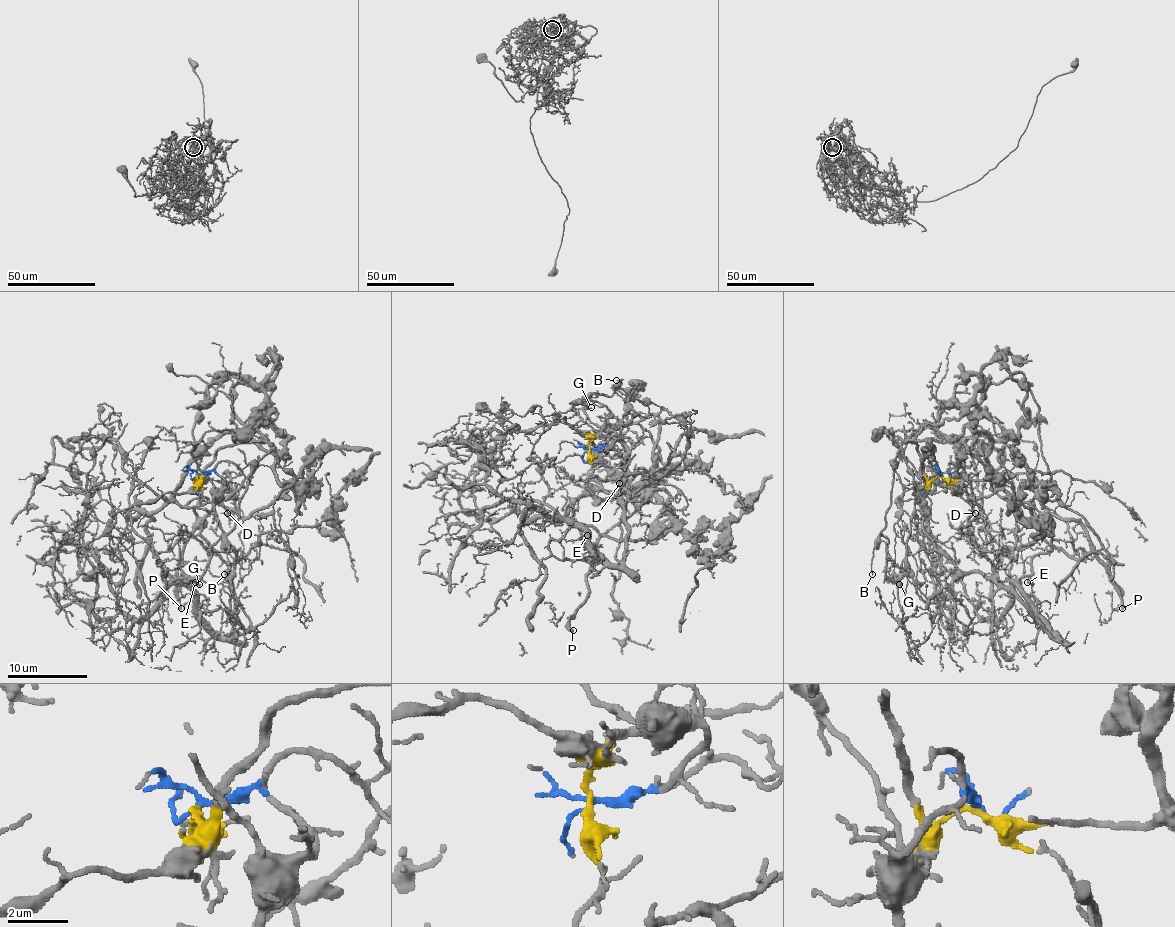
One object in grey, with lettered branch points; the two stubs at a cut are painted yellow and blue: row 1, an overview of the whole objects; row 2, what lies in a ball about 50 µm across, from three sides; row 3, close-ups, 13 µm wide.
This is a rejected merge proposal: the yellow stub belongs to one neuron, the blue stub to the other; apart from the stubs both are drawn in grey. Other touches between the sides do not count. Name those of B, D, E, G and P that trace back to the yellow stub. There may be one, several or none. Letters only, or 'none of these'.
B, G, P

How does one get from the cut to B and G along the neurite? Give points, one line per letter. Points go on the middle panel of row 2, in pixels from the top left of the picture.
B: (589, 449), (593, 435), (613, 425), (643, 421), (663, 409), (627, 394), (619, 386), (623, 380), (617, 380)
G: (589, 449), (593, 435), (643, 421), (663, 409), (621, 390), (581, 402), (591, 407)

